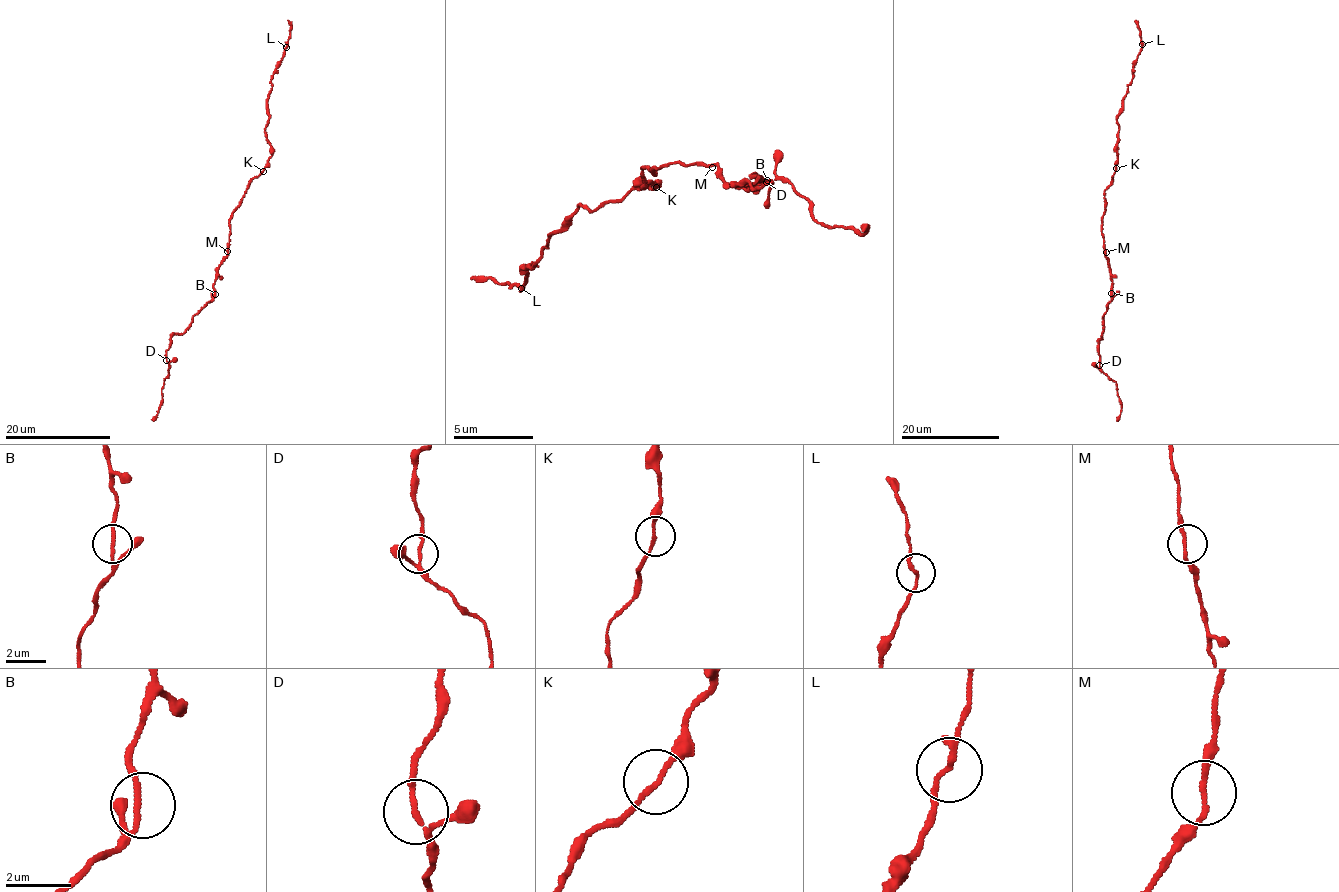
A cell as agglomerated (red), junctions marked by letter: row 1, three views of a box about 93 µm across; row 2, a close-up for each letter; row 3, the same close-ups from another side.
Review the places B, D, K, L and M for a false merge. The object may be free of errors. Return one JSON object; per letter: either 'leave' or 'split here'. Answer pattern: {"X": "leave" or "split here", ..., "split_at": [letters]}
{"B": "leave", "D": "leave", "K": "leave", "L": "leave", "M": "leave", "split_at": []}

